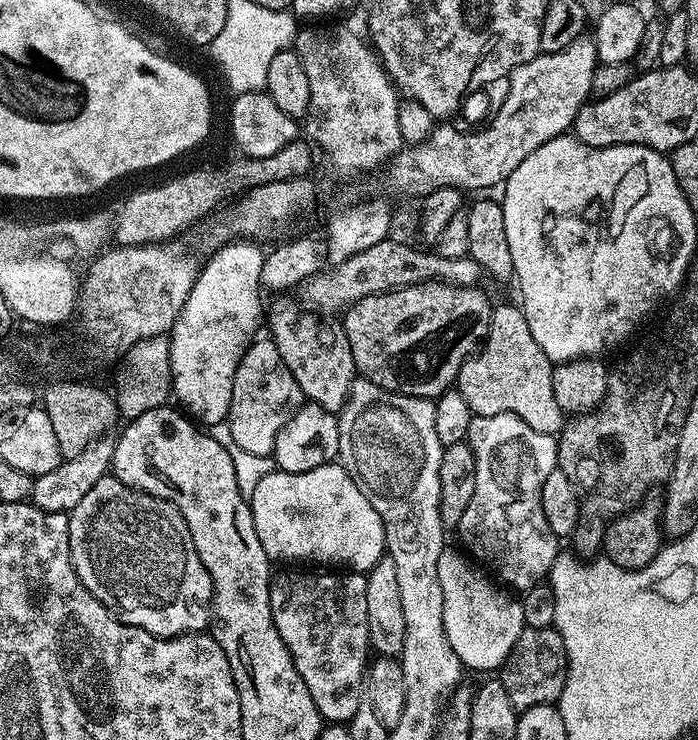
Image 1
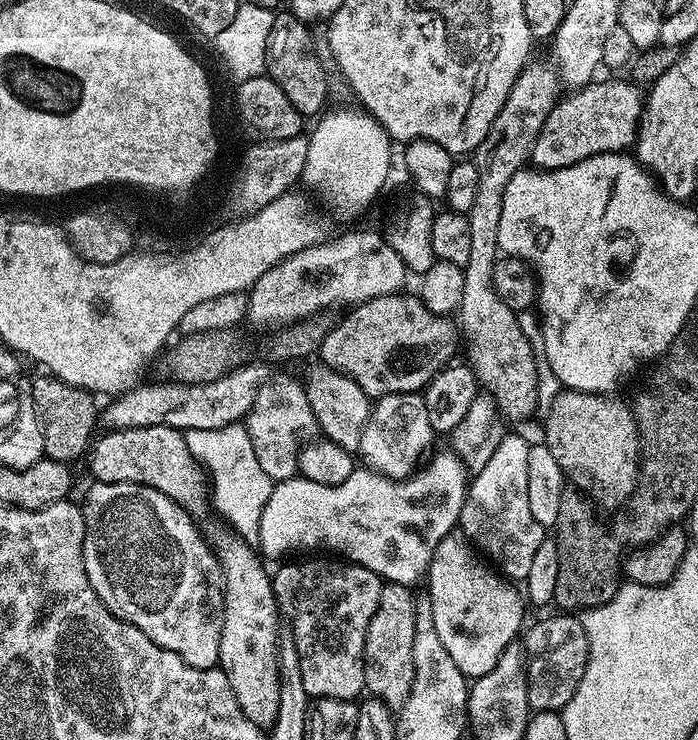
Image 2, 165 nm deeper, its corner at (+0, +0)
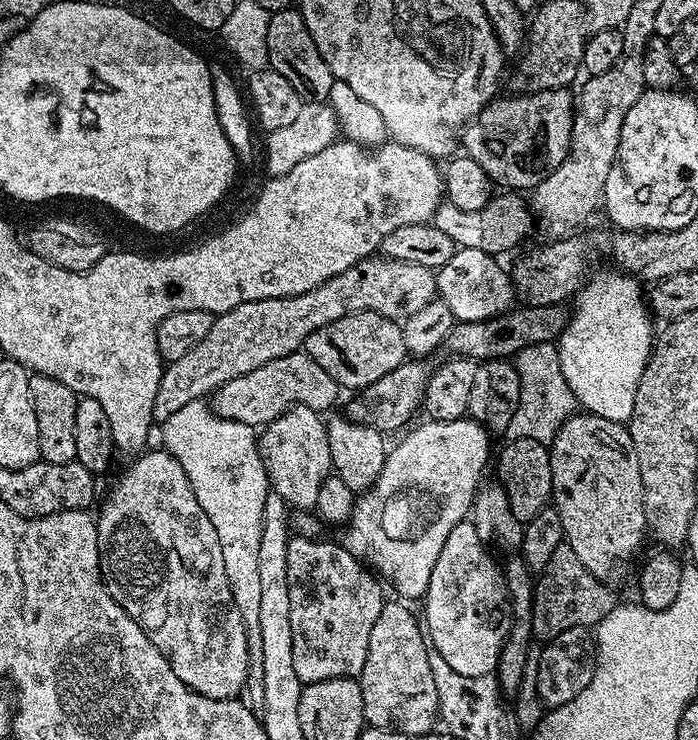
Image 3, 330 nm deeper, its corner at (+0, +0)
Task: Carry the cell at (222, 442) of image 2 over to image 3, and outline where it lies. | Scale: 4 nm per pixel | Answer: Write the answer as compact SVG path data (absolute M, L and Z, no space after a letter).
M201 399L187 403L176 410L170 418L161 423L163 449L171 453L180 466L186 471L187 480L202 510L210 518L217 531L219 546L222 551L222 562L226 571L227 584L230 586L231 598L242 617L246 628L248 670L244 685L238 697L240 704L255 713L261 713L265 704L263 689L263 651L262 626L259 625L259 606L262 593L259 584L258 551L259 539L262 538L262 509L270 491L268 475L265 474L258 445L258 434L251 424L222 419Z

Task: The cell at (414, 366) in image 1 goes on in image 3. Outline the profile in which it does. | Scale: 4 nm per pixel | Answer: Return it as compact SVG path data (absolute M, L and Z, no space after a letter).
M355 312L314 330L305 338L303 351L344 390L359 390L370 386L370 382L378 382L378 378L390 374L408 356L403 327L373 312Z

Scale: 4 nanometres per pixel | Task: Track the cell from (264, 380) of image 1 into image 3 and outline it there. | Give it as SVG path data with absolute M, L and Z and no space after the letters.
M295 404L269 424L263 425L258 436L258 445L271 491L278 493L288 503L289 509L315 509L318 490L322 490L324 480L332 472L325 417L313 408Z

